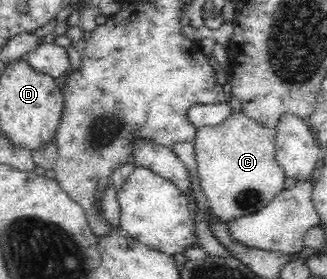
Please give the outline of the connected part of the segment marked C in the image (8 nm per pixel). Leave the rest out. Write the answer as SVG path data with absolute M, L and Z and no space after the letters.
M242 111L232 112L217 126L209 125L196 130L193 143L197 176L211 212L216 217L224 222L231 222L232 219L243 218L244 215L256 214L284 189L285 171L275 161L274 155L276 136L276 129L259 124Z

